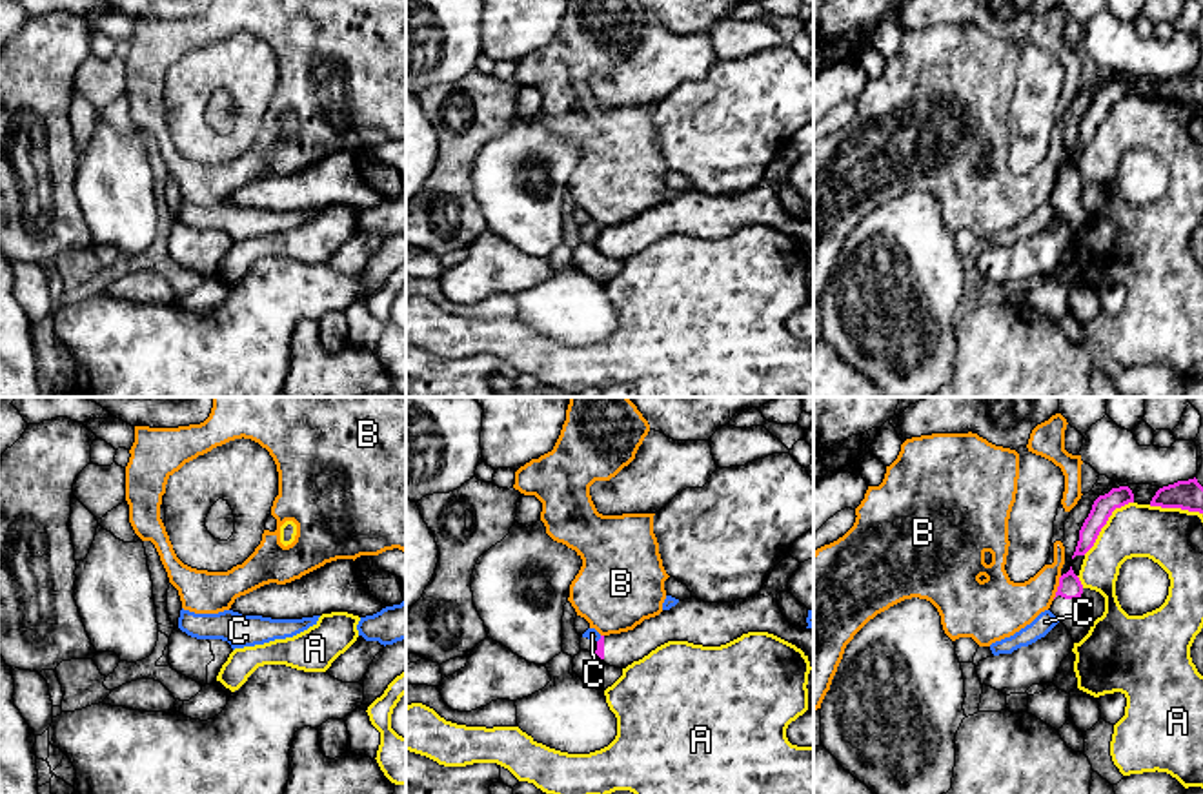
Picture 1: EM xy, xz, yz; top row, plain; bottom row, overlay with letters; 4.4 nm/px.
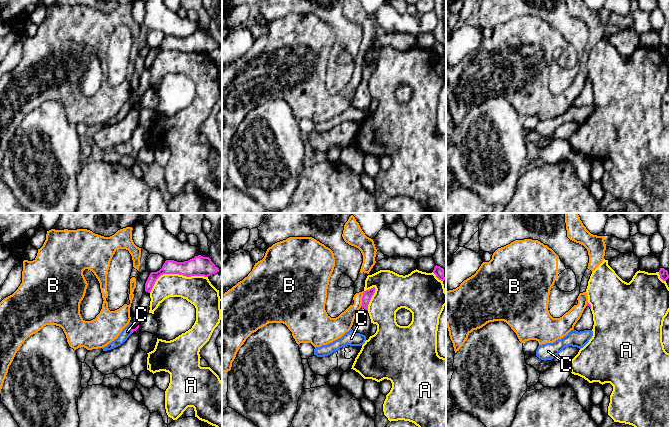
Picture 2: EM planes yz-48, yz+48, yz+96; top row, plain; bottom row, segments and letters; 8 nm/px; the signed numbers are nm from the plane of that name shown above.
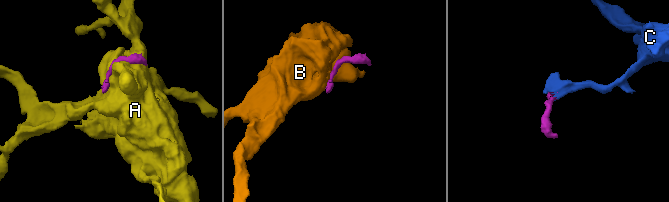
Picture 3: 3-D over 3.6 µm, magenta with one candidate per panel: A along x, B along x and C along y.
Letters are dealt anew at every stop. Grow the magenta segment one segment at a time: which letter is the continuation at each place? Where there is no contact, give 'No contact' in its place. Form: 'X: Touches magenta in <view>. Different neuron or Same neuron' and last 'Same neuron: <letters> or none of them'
A: Touches magenta in yz. Different neuron
B: Touches magenta in yz. Different neuron
C: Touches magenta in xz. Different neuron
Same neuron: none of them

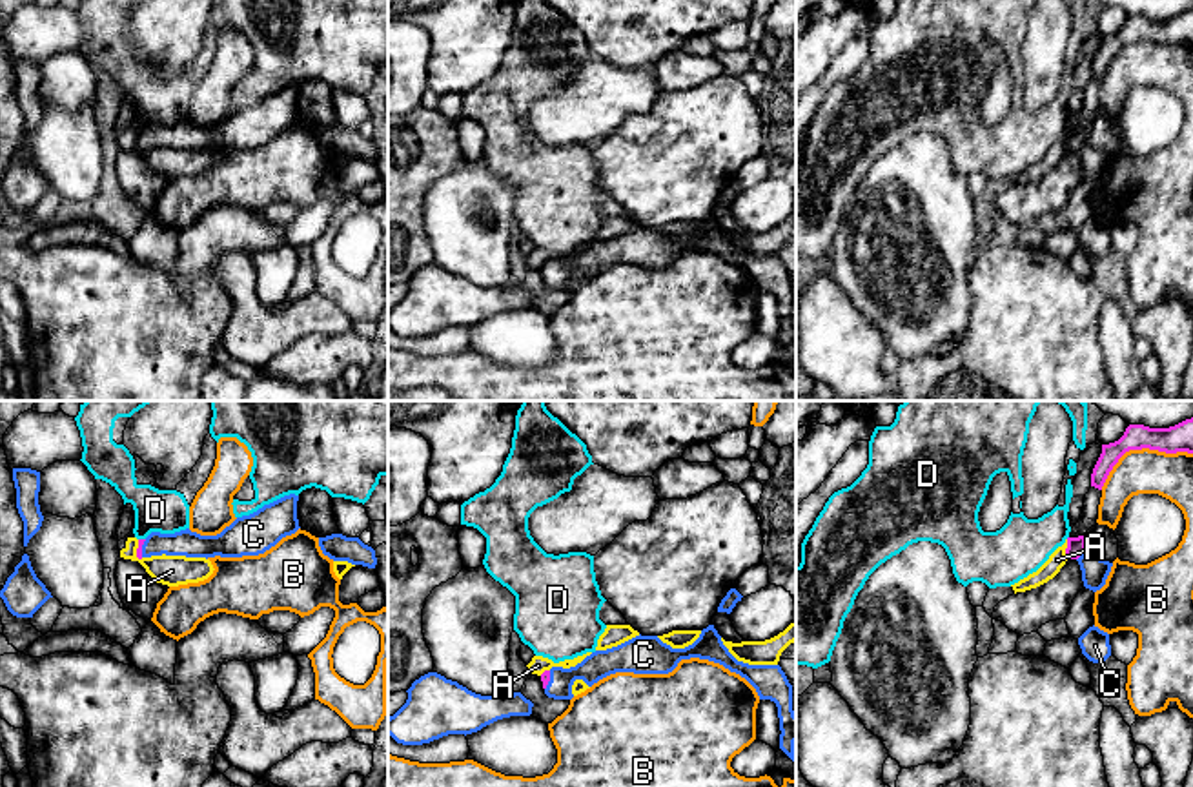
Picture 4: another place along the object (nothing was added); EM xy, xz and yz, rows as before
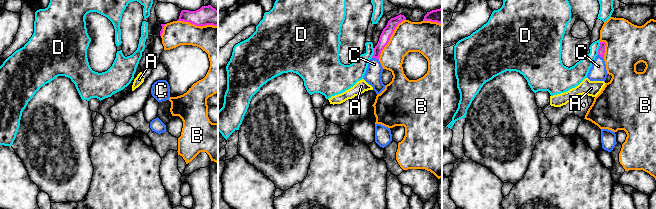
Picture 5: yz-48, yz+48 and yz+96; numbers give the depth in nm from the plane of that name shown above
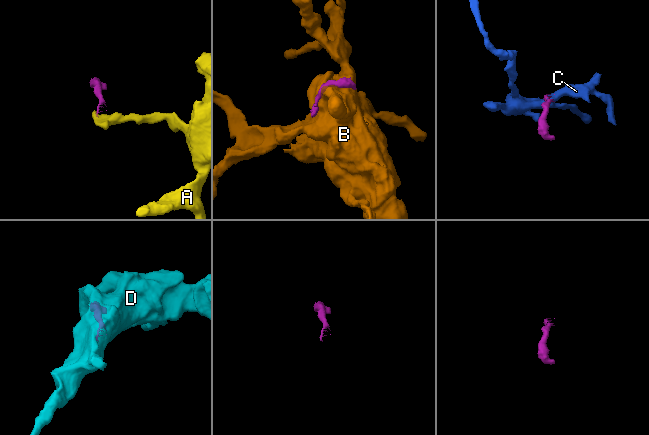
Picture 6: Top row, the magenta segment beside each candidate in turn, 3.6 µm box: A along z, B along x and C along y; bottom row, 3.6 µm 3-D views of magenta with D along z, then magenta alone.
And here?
A: Touches magenta in yz. Different neuron
B: Touches magenta in yz. Different neuron
C: Touches magenta in yz. Same neuron
D: Touches magenta in xy. Different neuron
Same neuron: C

